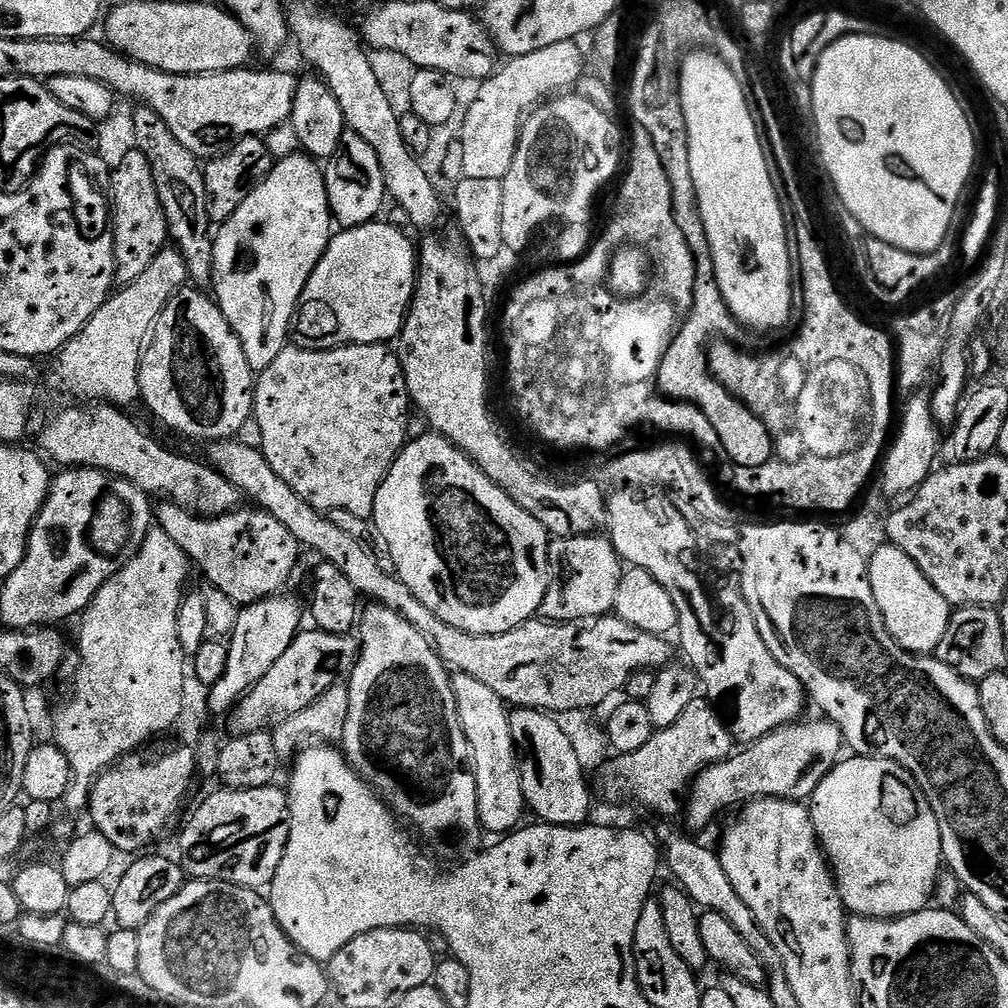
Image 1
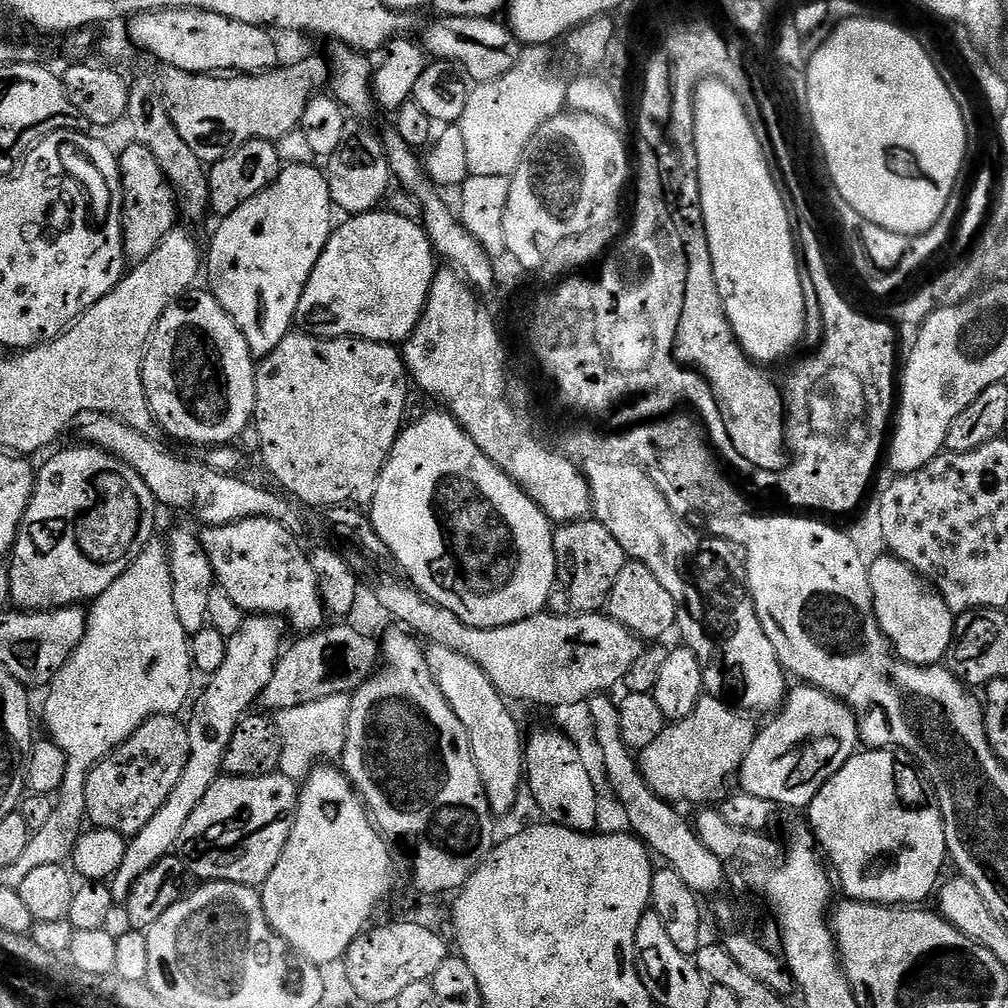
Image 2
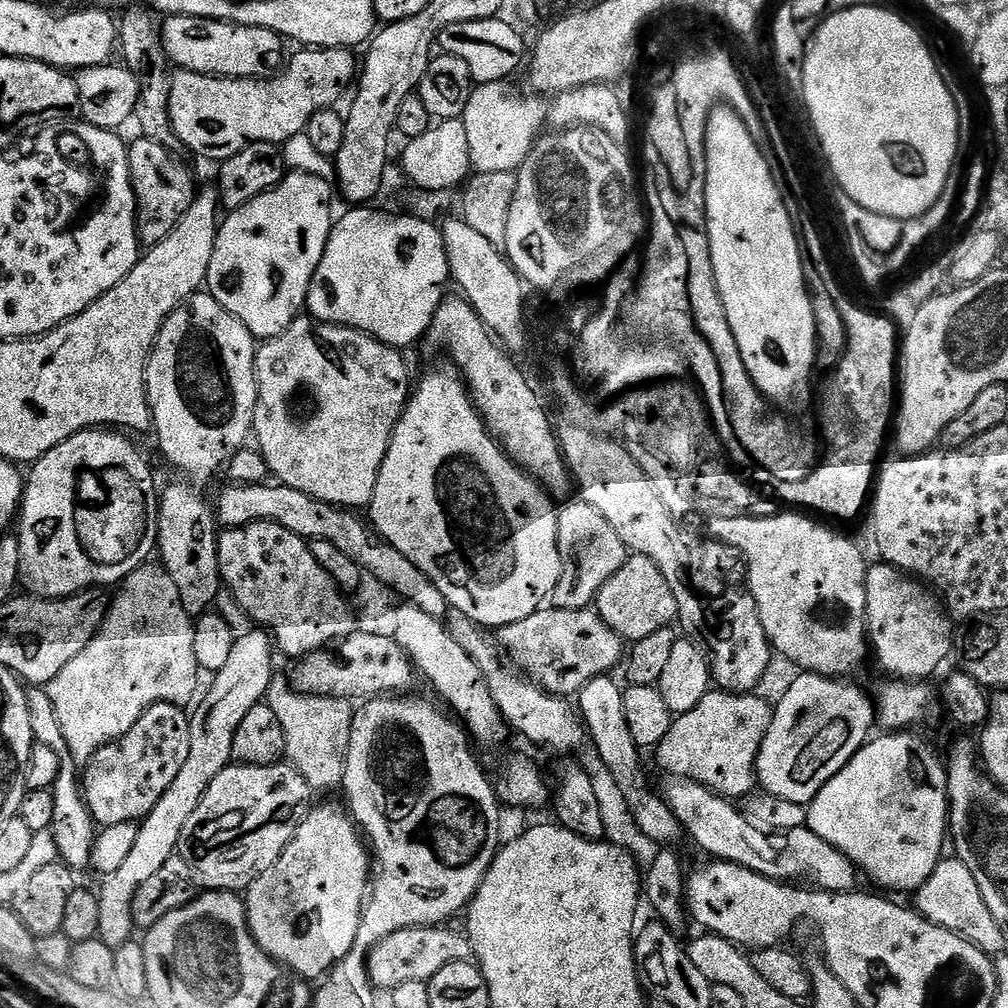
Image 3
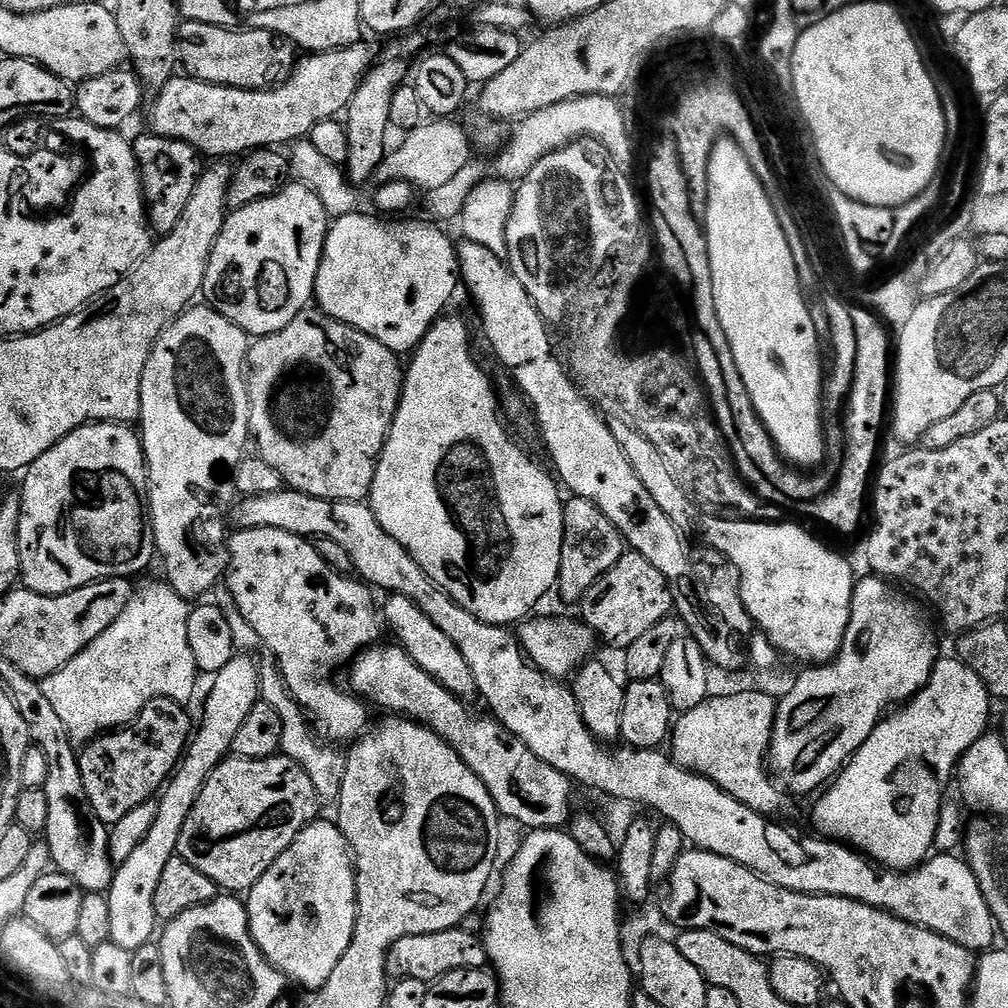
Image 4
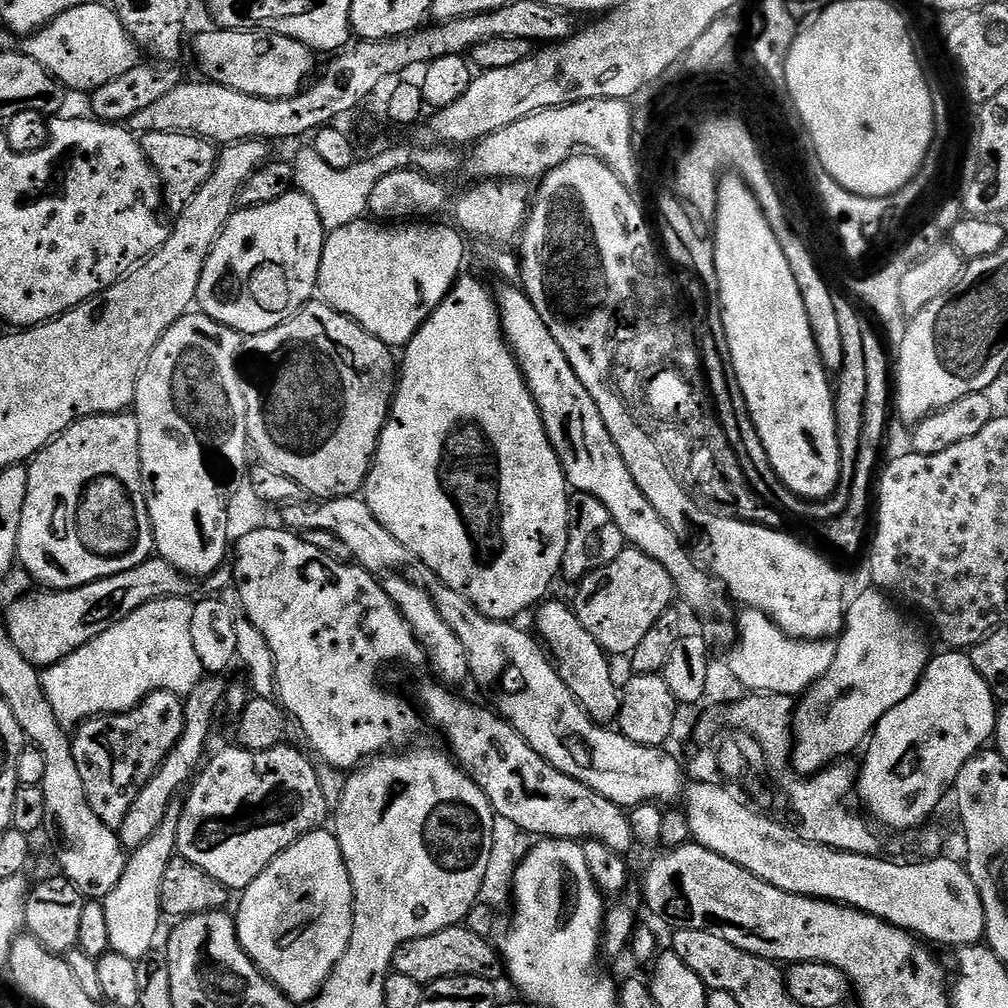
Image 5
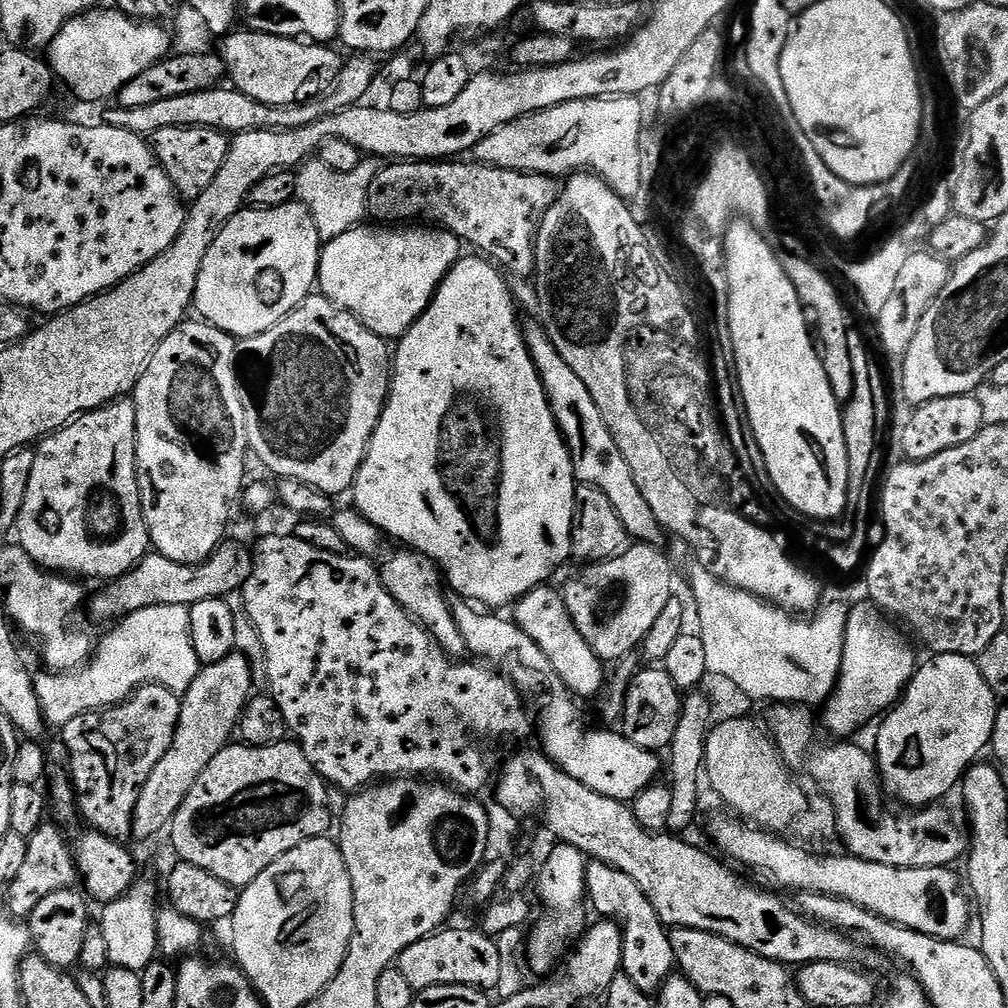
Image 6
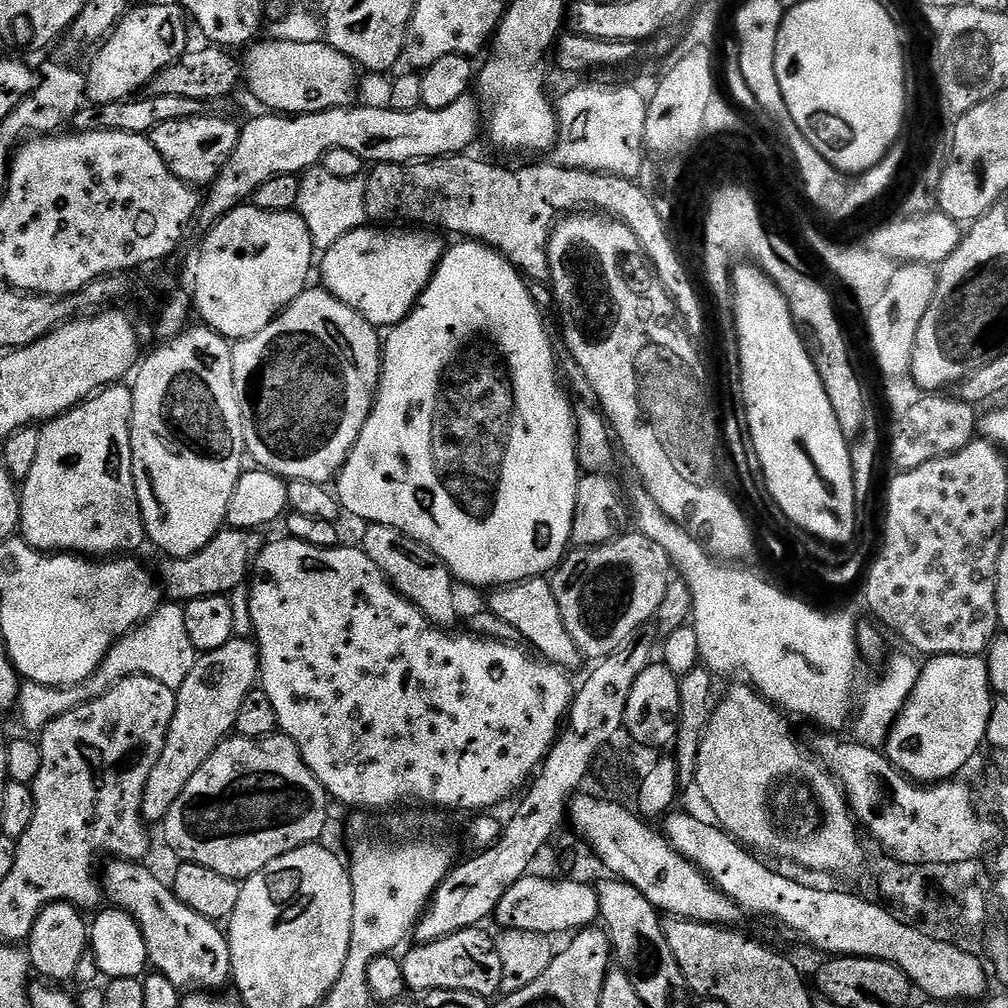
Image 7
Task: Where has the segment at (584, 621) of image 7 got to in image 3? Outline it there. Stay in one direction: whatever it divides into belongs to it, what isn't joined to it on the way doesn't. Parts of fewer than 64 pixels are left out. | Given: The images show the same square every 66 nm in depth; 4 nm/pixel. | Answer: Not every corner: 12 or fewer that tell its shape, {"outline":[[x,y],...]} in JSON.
{"outline":[[632,554],[594,610],[621,640],[677,619],[670,582]]}

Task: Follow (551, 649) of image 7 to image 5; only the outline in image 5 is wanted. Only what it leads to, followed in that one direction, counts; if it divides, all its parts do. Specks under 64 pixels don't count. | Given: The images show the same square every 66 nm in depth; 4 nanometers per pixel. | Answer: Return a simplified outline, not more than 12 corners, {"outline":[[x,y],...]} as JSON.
{"outline":[[545,599],[535,631],[594,723],[620,715],[608,653],[575,607]]}

